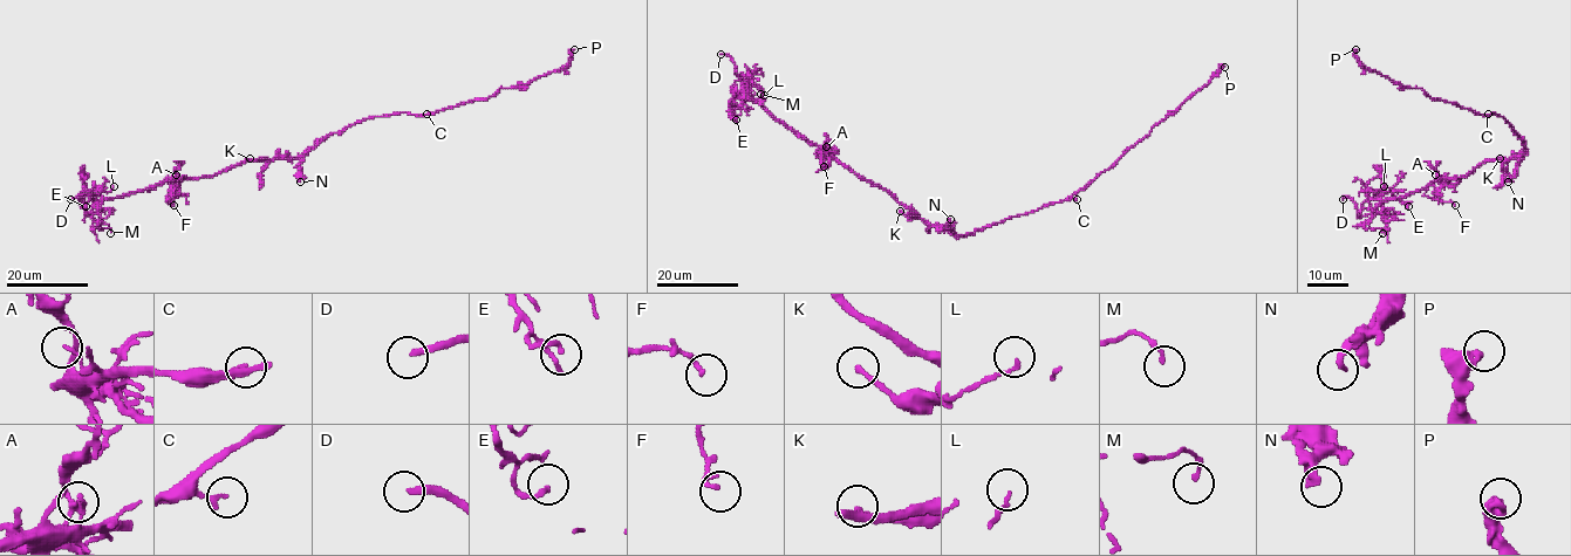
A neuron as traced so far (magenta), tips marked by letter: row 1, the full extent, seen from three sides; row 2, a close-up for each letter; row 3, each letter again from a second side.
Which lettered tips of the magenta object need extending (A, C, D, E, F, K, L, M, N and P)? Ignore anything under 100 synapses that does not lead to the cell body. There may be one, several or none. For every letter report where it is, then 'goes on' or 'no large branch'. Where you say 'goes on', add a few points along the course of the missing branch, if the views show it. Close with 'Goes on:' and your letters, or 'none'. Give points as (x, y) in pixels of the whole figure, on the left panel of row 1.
A: at (176, 174); no large branch
C: at (427, 114); no large branch
D: at (70, 199); goes on; missing branch runs (70, 199), (61, 204), (49, 221), (33, 232), (7, 233)
E: at (86, 206); no large branch
F: at (173, 205); no large branch
K: at (250, 158); no large branch
L: at (114, 186); no large branch
M: at (110, 233); no large branch
N: at (300, 182); no large branch
P: at (574, 49); no large branch
Goes on: D

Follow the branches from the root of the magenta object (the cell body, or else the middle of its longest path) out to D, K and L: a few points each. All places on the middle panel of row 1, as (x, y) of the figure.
D: (967, 233), (957, 235), (927, 224), (887, 191), (861, 179), (797, 136), (742, 87), (735, 63), (721, 54)
K: (967, 233), (957, 235), (900, 211)
L: (967, 233), (927, 224), (887, 191), (778, 122), (740, 79), (758, 84), (764, 95)

